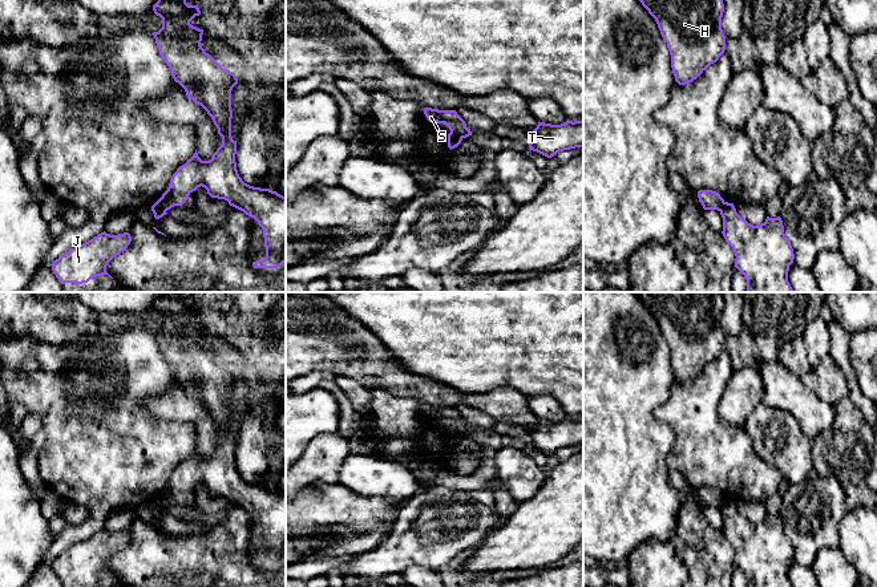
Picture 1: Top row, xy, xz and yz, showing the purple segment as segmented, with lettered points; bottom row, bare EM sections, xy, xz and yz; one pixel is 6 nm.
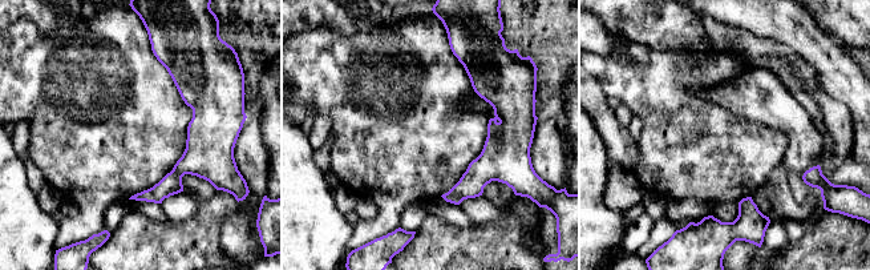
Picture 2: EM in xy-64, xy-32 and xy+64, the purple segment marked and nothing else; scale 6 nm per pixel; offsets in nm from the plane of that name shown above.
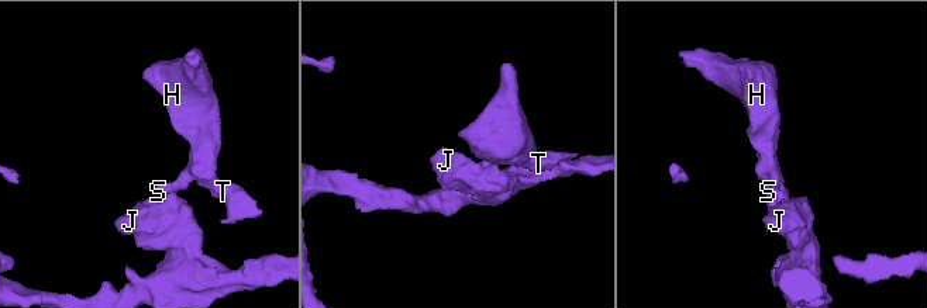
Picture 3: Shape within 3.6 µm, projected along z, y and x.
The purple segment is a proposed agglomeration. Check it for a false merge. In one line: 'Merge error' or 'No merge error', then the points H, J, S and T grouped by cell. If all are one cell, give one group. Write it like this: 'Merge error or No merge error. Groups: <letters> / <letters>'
Merge error. Groups: H S T / J

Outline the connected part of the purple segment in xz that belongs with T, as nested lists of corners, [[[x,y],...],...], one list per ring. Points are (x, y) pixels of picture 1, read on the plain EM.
[[[583,417],[561,422],[538,420],[529,433],[530,448],[551,456],[559,449],[583,445]]]

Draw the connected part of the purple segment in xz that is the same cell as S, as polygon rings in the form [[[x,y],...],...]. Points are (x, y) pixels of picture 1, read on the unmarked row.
[[[425,405],[424,412],[429,420],[445,421],[452,430],[457,430],[462,436],[472,433],[470,426],[466,425],[465,418],[456,408],[438,408]]]

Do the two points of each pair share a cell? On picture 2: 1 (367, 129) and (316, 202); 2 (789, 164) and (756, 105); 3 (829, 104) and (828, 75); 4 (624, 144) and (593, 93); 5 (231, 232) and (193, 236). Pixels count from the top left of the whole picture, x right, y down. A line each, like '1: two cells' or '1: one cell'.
1: two cells
2: one cell
3: two cells
4: one cell
5: two cells

